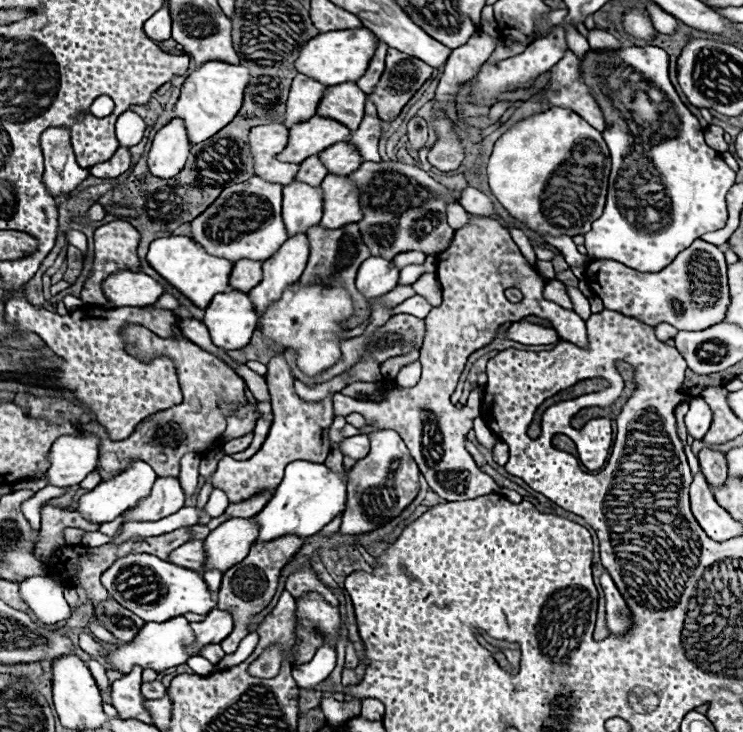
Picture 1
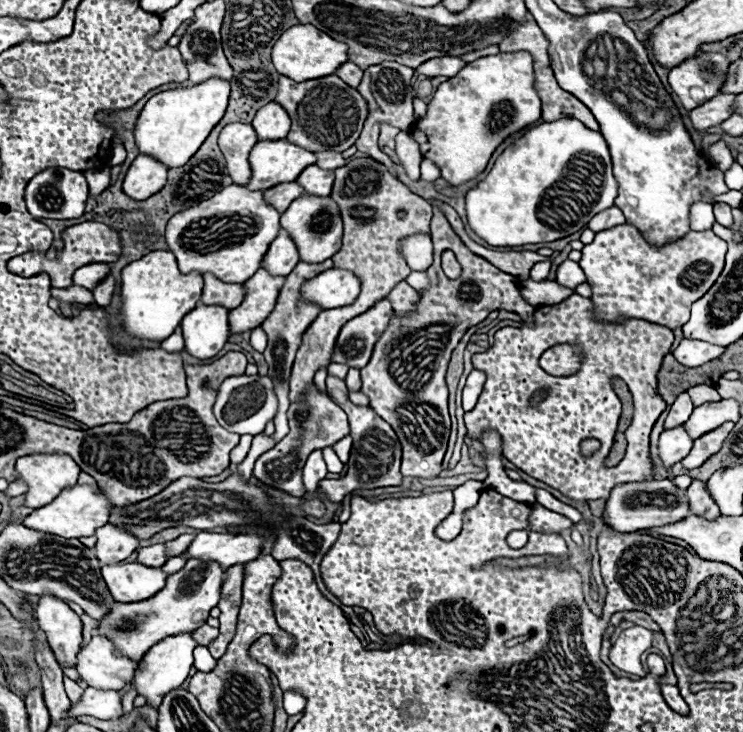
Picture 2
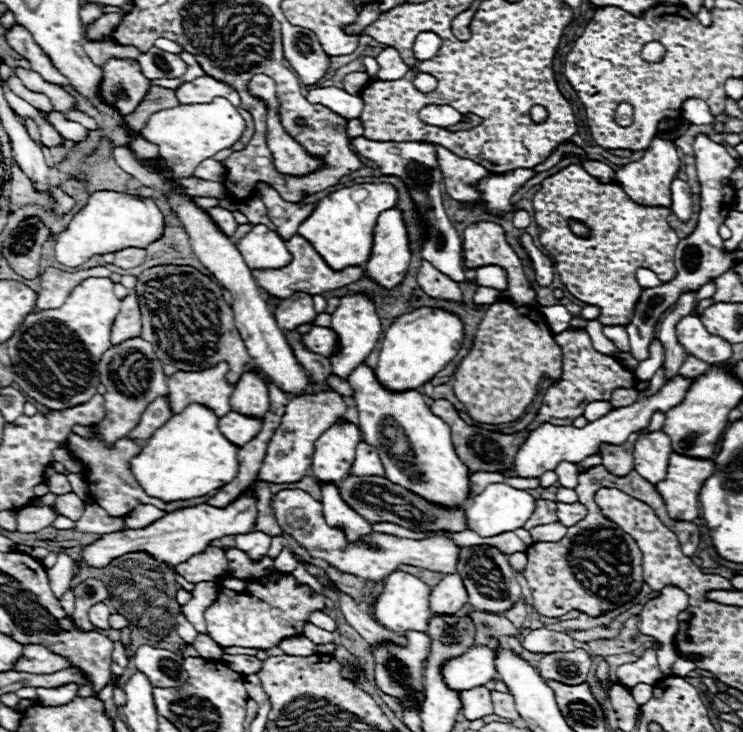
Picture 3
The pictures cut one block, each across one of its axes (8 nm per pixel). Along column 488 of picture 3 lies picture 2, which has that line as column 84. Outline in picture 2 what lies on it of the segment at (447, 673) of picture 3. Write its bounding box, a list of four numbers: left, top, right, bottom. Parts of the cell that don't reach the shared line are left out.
[76,636,140,690]

